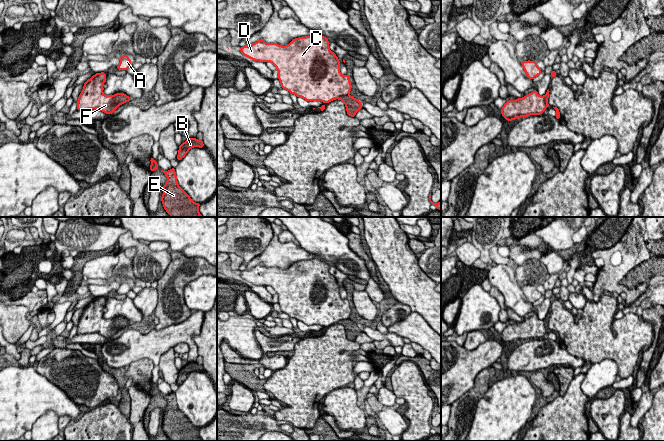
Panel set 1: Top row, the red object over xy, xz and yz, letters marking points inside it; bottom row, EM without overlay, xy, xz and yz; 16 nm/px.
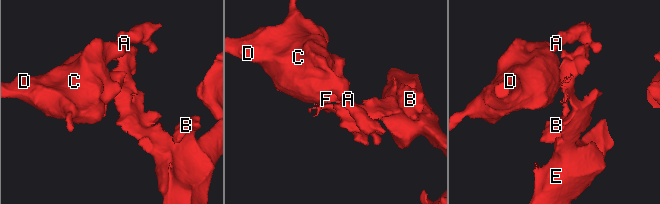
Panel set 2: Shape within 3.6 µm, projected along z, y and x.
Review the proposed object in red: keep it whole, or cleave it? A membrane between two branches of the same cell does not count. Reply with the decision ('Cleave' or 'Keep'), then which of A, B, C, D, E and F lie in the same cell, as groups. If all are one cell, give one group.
Cleave. Groups: A C D F / B E

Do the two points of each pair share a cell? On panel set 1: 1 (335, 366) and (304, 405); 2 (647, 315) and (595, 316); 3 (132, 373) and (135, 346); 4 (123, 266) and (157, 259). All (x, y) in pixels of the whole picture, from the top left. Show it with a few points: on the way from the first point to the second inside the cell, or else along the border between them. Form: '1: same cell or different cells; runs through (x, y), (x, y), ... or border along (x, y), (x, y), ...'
1: same cell; runs through (325, 376), (306, 395)
2: different cells; border along (641, 318), (648, 321), (653, 328)
3: different cells; border along (129, 365), (144, 358), (149, 358), (155, 365)
4: different cells; border along (132, 265), (132, 271), (136, 278)

